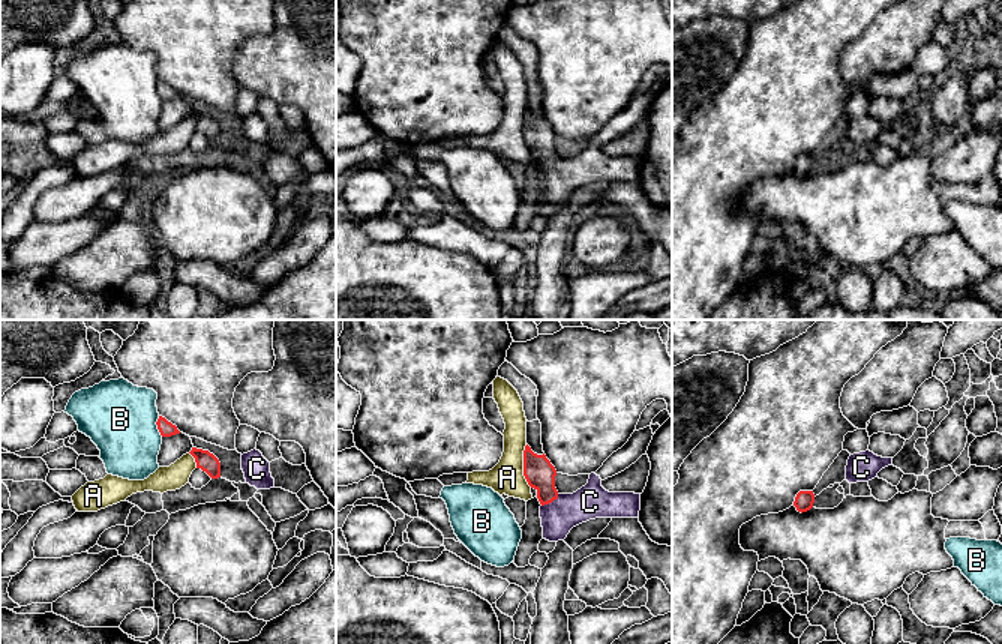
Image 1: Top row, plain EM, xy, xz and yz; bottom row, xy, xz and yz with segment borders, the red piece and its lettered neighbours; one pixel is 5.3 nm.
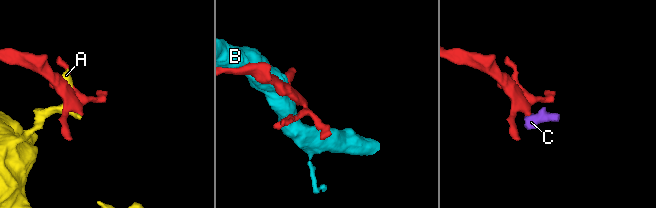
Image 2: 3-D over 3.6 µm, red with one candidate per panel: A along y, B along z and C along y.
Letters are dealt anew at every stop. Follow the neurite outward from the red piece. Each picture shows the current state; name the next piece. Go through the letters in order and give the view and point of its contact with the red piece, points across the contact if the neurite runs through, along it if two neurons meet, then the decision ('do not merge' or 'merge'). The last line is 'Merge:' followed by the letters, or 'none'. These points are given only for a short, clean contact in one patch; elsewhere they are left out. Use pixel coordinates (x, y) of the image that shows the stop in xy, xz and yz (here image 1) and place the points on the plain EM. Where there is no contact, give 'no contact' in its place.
A: meets red in xz at (524, 129); do not merge
B: meets red in xy at (158, 90); do not merge
C: meets red in xz at (551, 165); runs through xz (540, 138), (551, 165), (590, 165); merge
Merge: C

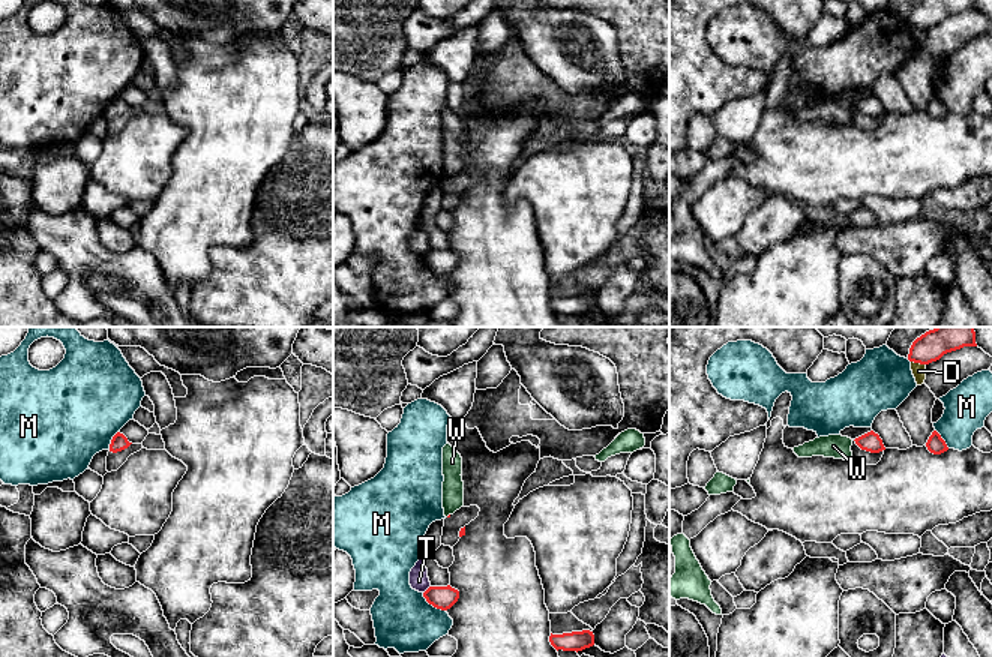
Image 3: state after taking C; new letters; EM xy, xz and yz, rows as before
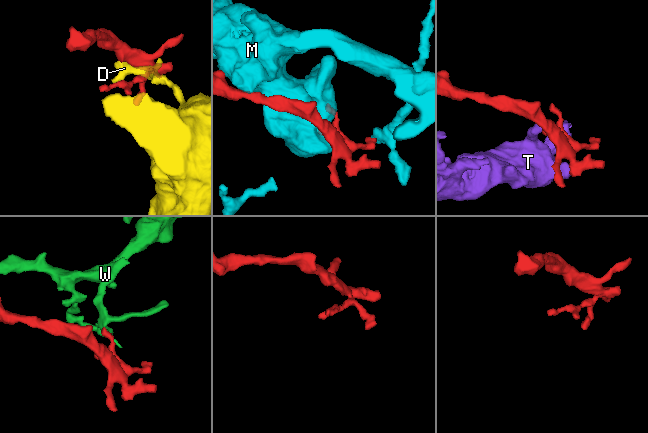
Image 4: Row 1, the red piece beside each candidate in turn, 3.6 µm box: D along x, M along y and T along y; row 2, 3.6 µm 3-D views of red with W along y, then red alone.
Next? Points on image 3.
D: meets red in yz at (919, 26); border along yz (911, 24), (925, 29); do not merge
M: meets red in xz at (432, 269); do not merge
T: meets red in xz at (426, 254); border along xz (429, 249), (423, 257); do not merge
W: no contact; do not merge
Merge: none

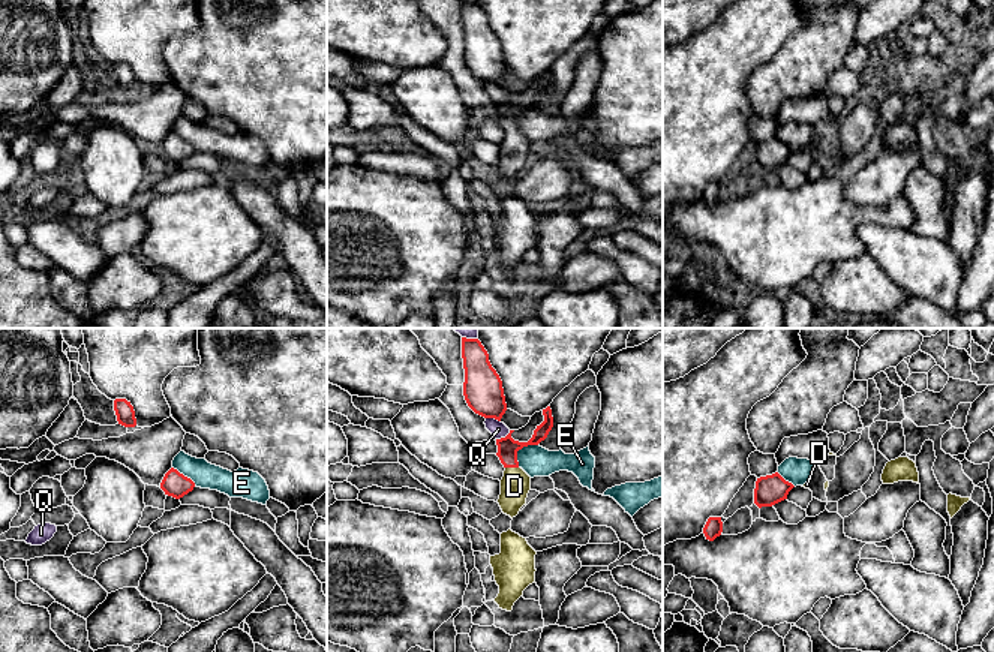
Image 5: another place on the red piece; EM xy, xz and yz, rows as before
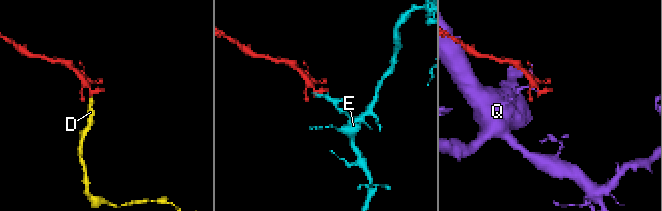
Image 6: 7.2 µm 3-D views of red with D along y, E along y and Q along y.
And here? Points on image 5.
D: meets red in xz at (511, 131); merge
E: meets red in xz at (519, 113); do not merge
Q: meets red in xz at (502, 102); border along xz (510, 95), (496, 104); do not merge
Merge: D

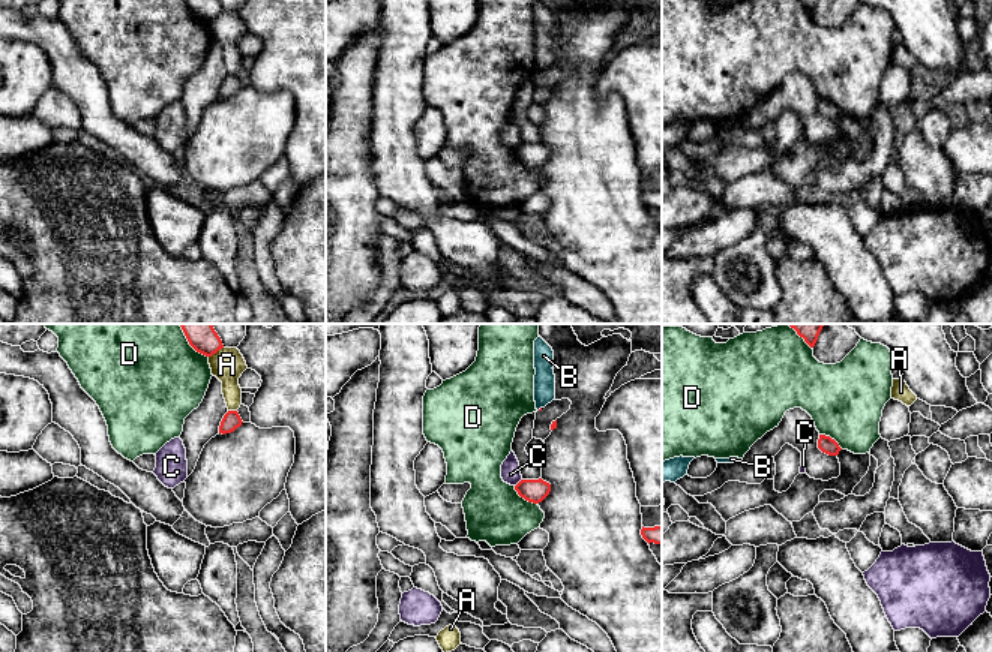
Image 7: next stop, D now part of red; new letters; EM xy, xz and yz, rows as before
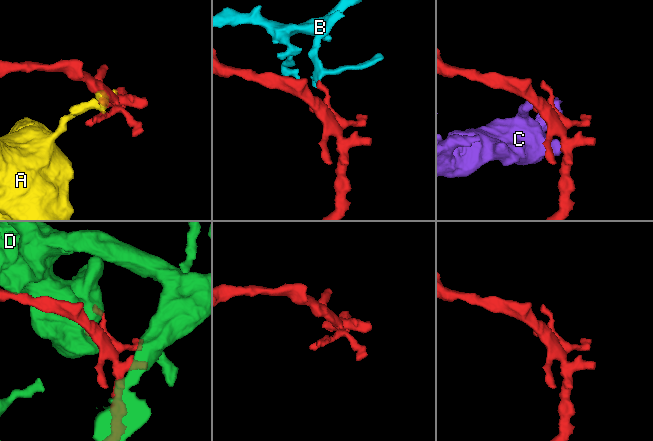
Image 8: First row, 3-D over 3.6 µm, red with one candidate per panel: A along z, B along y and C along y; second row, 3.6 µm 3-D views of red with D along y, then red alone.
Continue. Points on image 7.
A: meets red in xy at (215, 17); do not merge
B: no contact; do not merge
C: meets red in xz at (518, 147); border along xz (521, 143), (515, 150); do not merge
D: meets red in xz at (524, 162); do not merge
Merge: none

